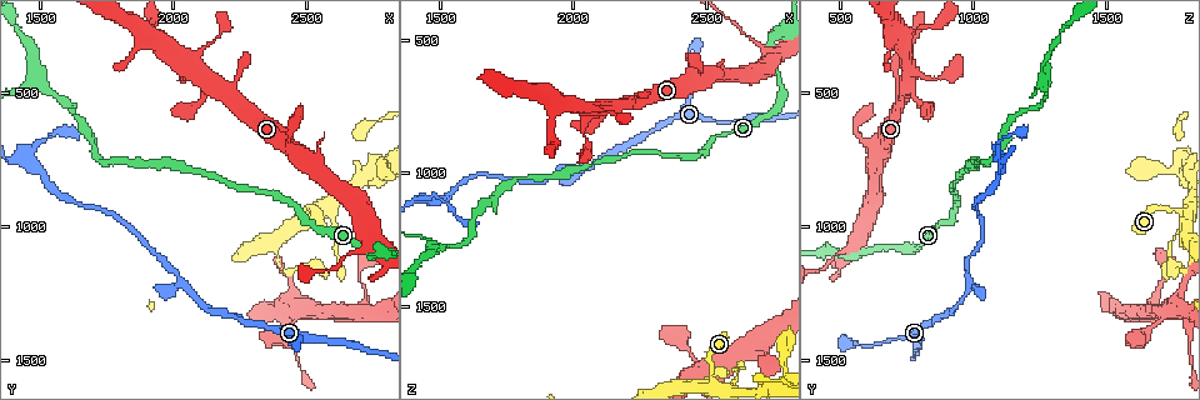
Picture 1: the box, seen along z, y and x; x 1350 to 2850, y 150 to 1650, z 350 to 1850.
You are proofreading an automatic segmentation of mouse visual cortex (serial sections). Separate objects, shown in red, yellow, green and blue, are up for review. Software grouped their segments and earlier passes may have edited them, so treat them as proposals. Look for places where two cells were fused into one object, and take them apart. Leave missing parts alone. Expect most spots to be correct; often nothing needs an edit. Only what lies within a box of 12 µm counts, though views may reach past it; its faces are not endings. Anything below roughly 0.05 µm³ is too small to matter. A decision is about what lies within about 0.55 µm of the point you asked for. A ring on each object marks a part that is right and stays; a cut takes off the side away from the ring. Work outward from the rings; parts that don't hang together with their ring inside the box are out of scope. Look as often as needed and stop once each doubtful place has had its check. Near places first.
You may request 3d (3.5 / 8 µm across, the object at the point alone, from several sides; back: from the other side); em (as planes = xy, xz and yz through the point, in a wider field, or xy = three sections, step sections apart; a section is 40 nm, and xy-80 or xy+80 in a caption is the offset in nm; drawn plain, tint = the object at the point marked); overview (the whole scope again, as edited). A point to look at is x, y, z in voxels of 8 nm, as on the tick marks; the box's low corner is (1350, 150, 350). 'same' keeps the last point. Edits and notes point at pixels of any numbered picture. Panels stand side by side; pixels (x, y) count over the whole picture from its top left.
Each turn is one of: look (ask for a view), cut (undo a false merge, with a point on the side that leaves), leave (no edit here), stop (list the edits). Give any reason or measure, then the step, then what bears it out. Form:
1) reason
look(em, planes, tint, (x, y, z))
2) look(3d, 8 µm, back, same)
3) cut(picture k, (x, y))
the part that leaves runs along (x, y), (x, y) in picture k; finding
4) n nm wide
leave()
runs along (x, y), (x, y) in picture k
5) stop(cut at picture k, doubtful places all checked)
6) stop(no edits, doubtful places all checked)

abrupt turn
look(3d, 3.5 µm, (2520, 930, 1770))

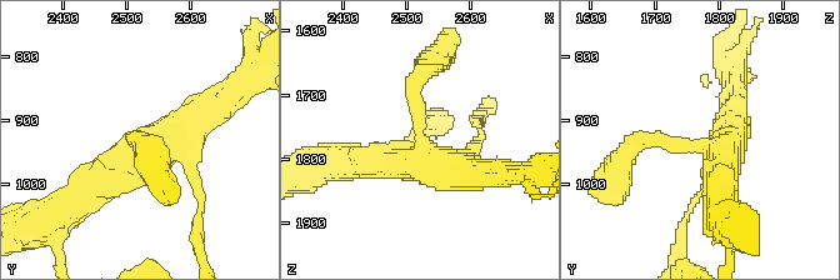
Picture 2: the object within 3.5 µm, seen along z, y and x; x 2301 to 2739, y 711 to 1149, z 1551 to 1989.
4 arms; arms of 150, 250, 400, 450 nm
look(em, xy, step 2, tint, (2525, 940, 1770))

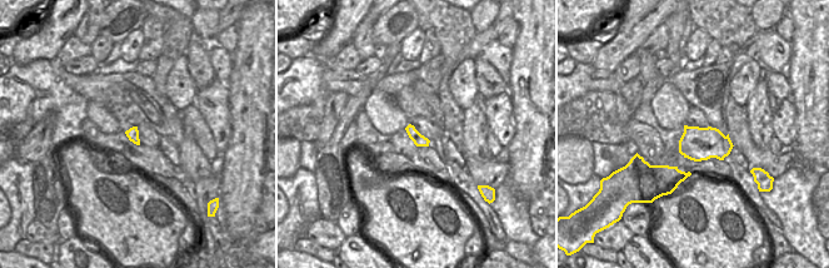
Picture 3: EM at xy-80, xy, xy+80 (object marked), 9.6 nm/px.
leave()
runs along (429, 64), (418, 78), (425, 154), (479, 173) in picture 2; one cell here

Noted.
branch point
look(3d, 8 µm, (1510, 470, 1290))

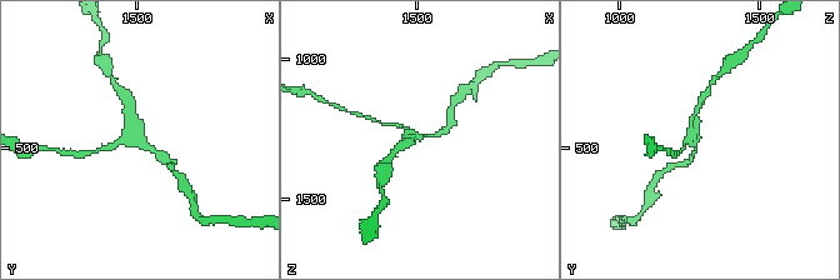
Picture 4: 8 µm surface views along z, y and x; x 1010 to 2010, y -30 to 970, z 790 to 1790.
zoom in
look(3d, 3.5 µm, (1510, 470, 1280))

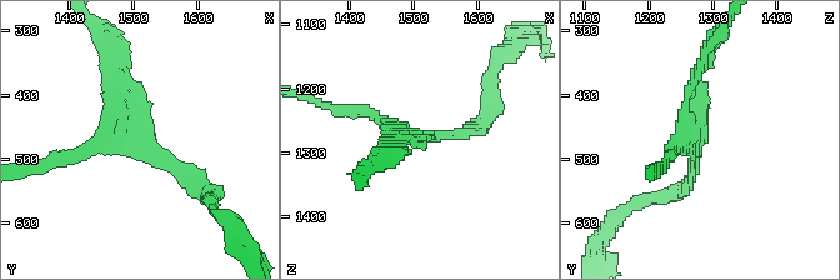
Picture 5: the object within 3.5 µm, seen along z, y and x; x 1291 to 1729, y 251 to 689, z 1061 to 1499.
leave()
all the same cell

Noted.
branch point
look(3d, 3.5 µm, (2040, 1210, 990))

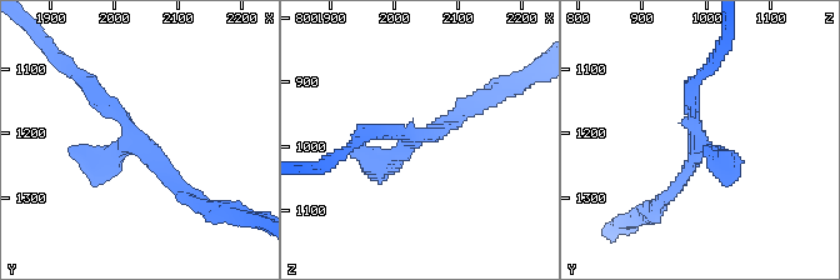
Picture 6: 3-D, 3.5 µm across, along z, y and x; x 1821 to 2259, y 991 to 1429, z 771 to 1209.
look(em, planes, tint, (2035, 1210, 985))

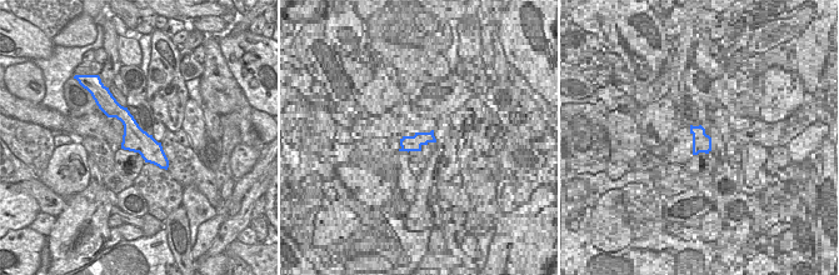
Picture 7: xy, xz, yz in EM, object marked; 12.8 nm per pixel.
cut it another way
look(em, xy, step 2, tint, same)

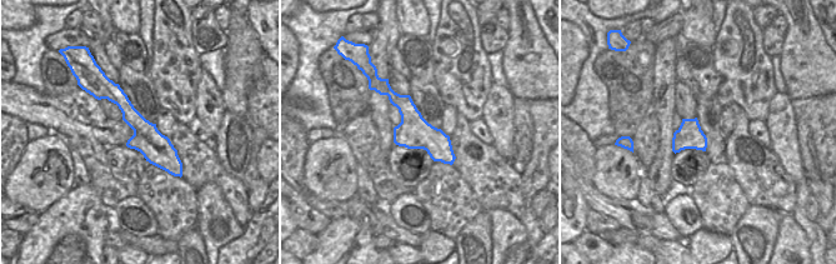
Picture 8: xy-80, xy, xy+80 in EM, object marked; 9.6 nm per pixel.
320 nm wide
leave()
runs along (191, 200), (80, 78) in picture 6; all the same cell

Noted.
stop(no edits, doubtful places all checked)

